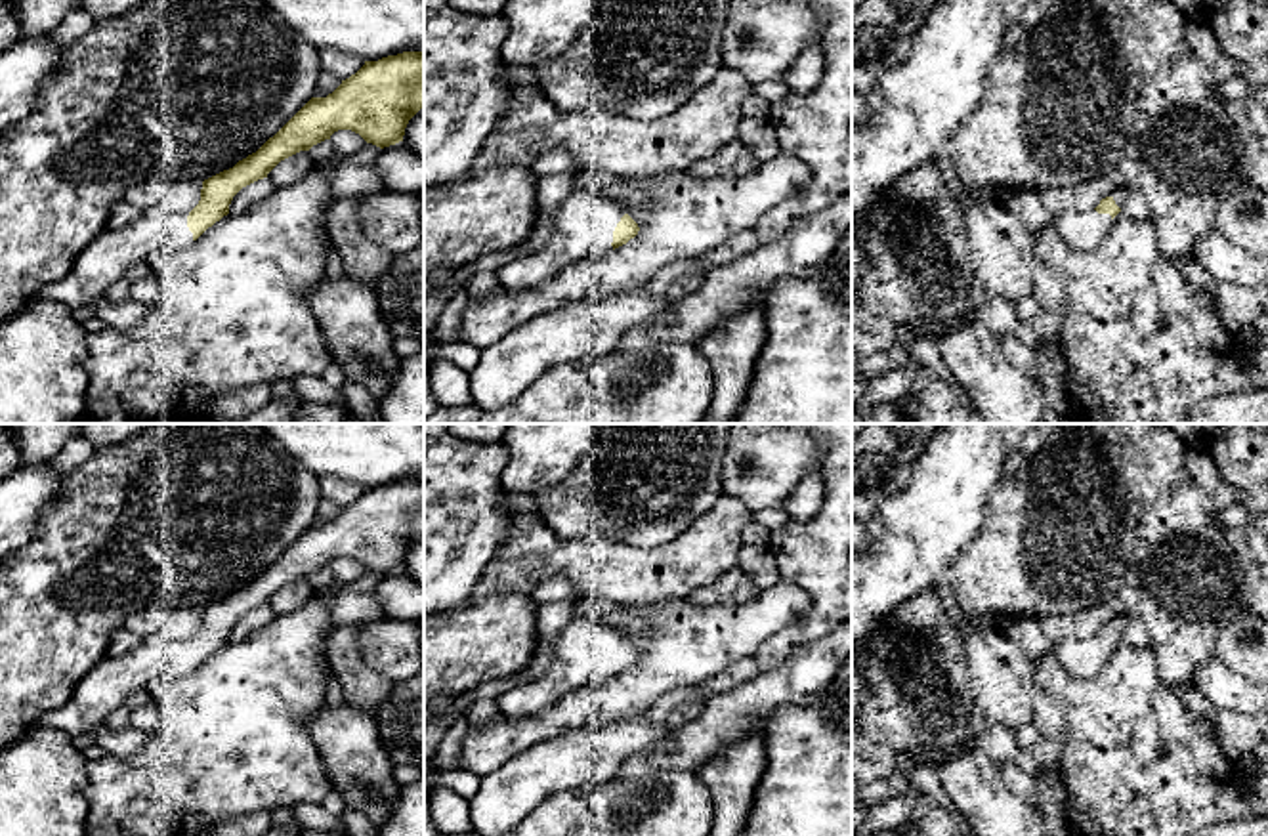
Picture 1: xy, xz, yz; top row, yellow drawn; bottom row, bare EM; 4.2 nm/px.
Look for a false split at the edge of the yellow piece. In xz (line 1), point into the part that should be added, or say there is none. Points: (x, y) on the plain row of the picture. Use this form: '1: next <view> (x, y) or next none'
1: next xz (585, 649)

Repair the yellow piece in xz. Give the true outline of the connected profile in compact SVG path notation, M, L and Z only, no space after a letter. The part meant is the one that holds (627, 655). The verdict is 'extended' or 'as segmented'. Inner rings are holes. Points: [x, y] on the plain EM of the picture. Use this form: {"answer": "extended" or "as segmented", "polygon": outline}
{"answer": "extended", "polygon": "M575 615L556 639L546 672L497 697L504 716L535 716L590 681L607 681L638 662L638 651L602 618Z"}

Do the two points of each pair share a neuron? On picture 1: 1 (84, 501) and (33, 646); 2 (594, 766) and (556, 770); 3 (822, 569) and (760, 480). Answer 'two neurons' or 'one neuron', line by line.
1: one neuron
2: one neuron
3: two neurons

